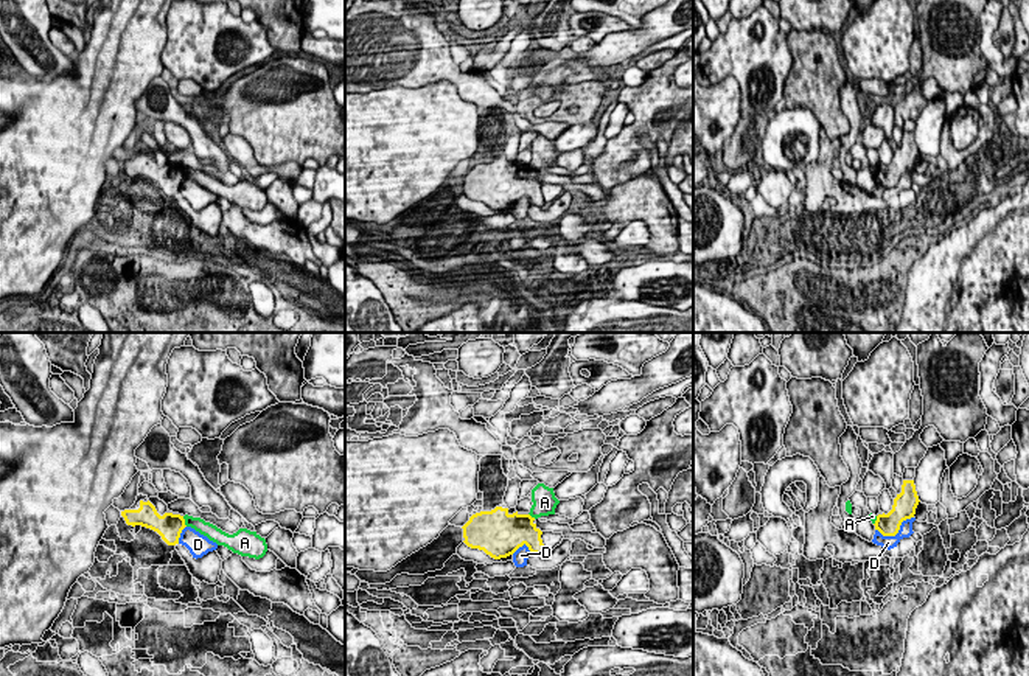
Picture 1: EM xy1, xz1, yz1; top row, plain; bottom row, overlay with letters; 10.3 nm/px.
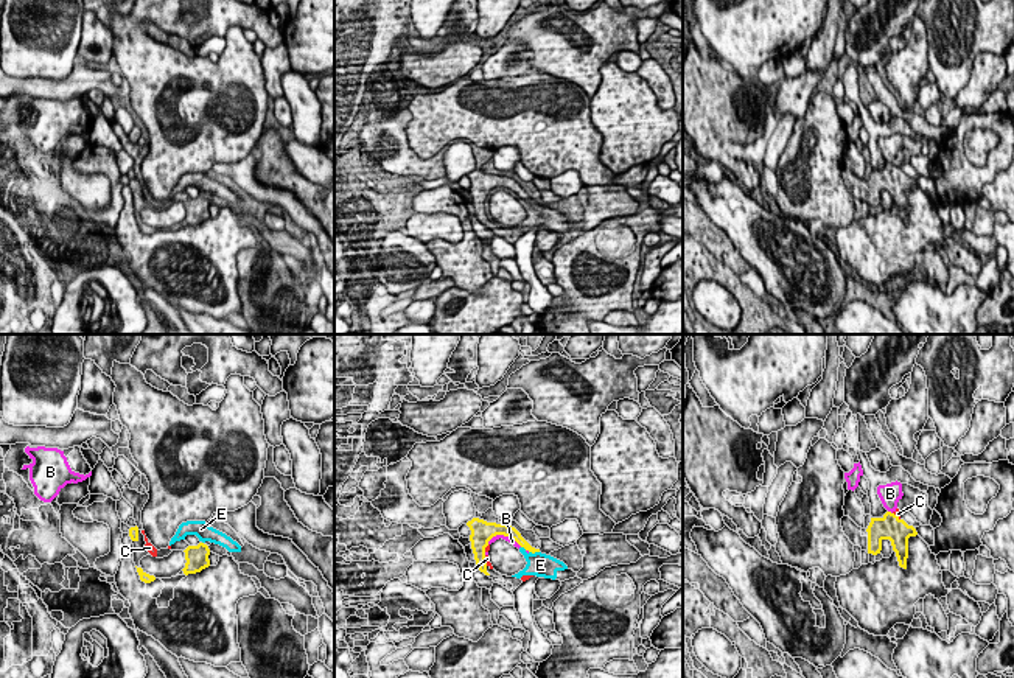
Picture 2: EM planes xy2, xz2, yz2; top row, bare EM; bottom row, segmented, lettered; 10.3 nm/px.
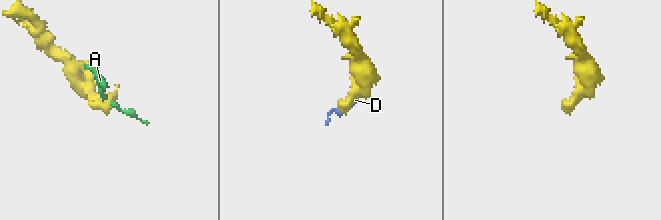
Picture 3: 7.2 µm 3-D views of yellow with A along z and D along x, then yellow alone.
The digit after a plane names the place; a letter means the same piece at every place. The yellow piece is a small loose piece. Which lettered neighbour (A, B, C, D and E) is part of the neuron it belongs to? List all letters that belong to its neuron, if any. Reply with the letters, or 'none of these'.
none of these

